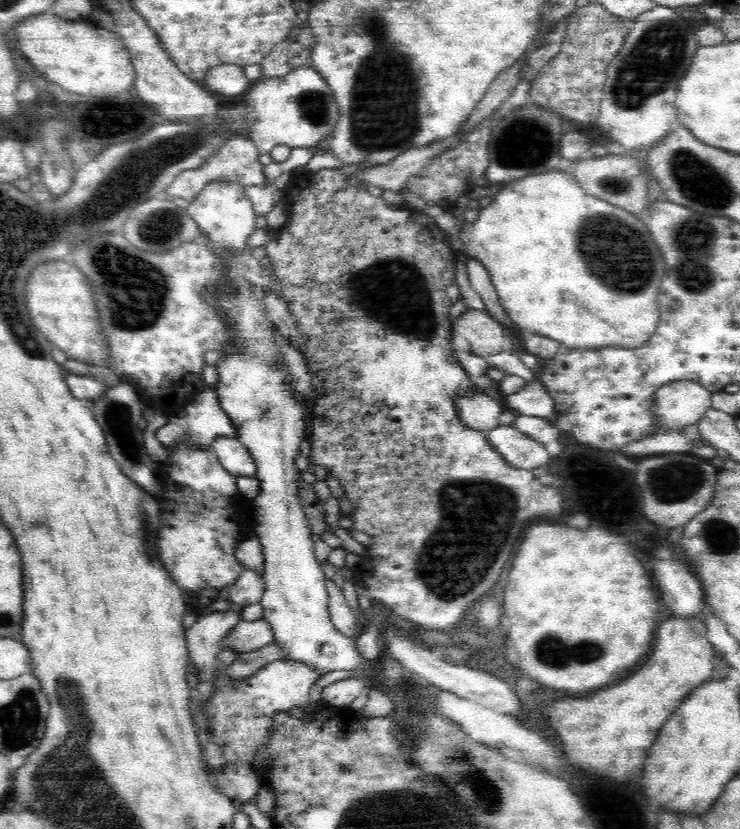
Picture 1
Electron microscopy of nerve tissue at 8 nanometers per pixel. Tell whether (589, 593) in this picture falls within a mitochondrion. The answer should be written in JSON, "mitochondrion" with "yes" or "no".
{"mitochondrion":"no"}

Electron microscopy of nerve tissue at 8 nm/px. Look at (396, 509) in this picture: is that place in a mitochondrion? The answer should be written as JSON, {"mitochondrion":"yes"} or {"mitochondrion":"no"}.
{"mitochondrion":"no"}

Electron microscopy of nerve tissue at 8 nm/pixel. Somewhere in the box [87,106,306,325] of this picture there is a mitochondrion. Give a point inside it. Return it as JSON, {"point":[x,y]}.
{"point":[159,227]}

